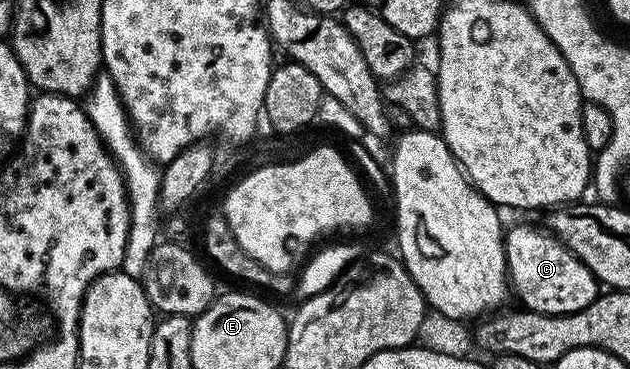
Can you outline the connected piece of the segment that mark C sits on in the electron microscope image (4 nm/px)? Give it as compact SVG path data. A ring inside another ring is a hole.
M522 223L505 232L506 274L510 280L513 294L523 308L545 315L567 315L576 313L597 299L600 284L564 244L551 235L549 230L529 227Z

